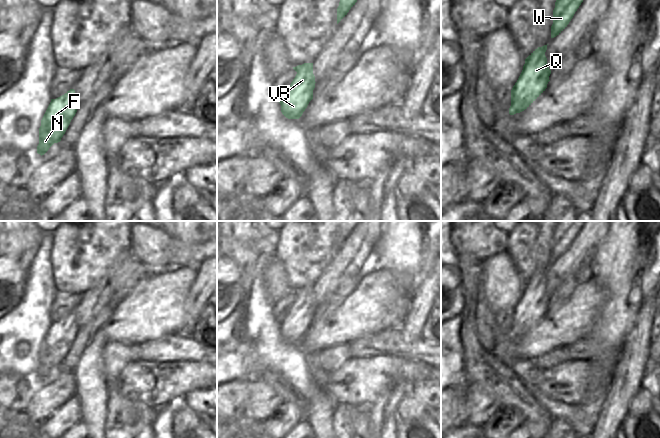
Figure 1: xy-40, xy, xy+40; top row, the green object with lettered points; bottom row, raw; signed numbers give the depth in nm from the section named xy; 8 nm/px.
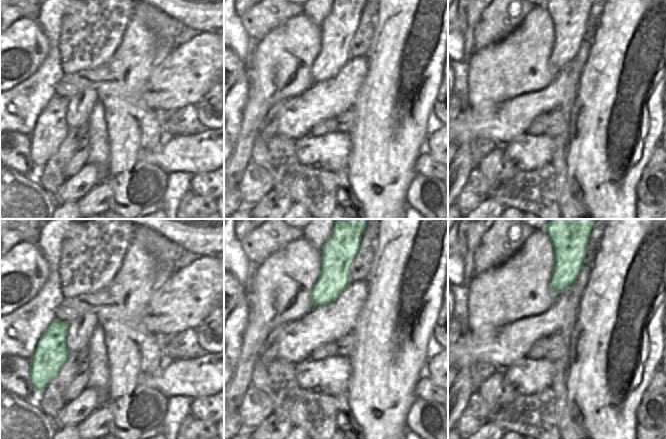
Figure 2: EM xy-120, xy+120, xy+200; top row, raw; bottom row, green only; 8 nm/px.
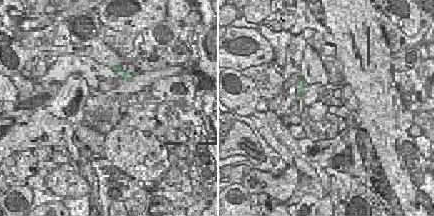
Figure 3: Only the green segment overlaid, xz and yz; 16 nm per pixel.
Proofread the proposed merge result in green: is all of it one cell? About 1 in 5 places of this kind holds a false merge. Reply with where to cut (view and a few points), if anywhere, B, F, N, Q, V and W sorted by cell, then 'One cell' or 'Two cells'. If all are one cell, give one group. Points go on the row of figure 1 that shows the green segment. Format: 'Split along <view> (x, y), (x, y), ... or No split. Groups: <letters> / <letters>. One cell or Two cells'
No split. Groups: B F N Q V W. One cell.

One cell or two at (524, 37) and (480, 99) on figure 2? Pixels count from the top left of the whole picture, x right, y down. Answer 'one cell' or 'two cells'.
one cell

